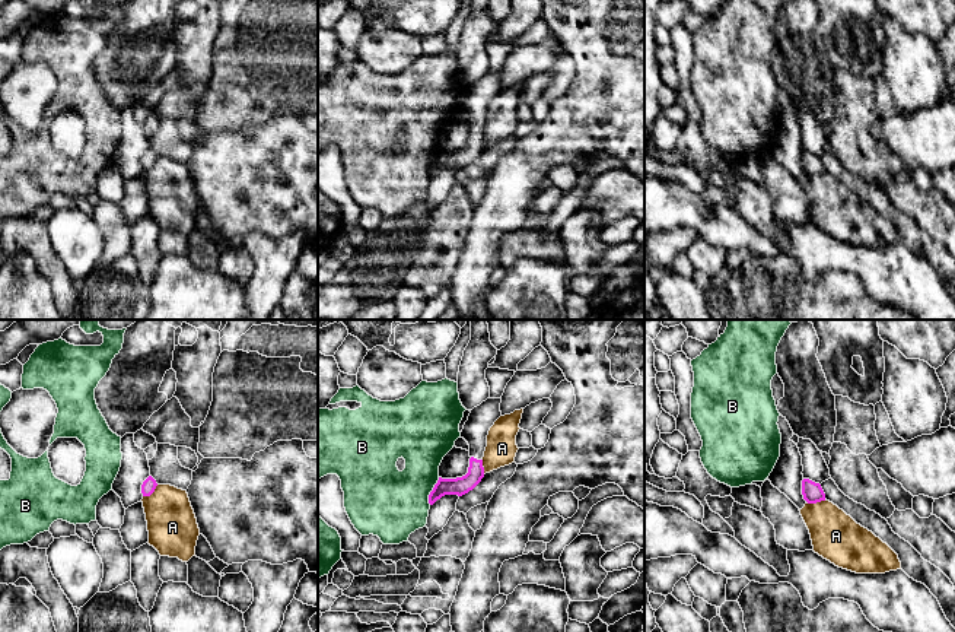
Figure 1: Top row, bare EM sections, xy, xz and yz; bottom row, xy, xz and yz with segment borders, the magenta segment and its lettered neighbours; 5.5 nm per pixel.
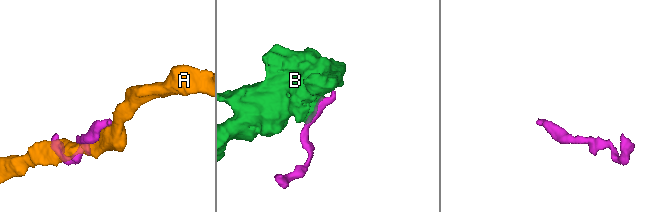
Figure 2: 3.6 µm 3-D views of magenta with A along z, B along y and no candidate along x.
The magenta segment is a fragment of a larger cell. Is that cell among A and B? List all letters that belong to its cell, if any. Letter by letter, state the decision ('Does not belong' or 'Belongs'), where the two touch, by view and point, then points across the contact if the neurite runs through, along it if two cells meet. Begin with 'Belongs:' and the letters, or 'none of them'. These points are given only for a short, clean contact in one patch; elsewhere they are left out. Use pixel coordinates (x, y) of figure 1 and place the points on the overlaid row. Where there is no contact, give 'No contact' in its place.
Belongs: none of them
A: Does not belong. Touches magenta at yz (815, 502)
B: Does not belong. Touches magenta at xz (432, 491)

